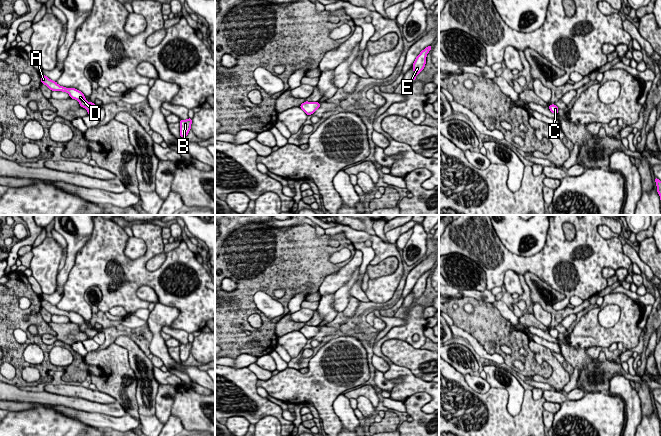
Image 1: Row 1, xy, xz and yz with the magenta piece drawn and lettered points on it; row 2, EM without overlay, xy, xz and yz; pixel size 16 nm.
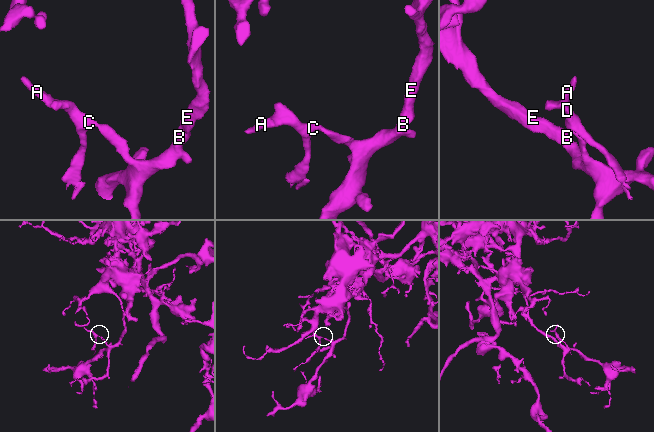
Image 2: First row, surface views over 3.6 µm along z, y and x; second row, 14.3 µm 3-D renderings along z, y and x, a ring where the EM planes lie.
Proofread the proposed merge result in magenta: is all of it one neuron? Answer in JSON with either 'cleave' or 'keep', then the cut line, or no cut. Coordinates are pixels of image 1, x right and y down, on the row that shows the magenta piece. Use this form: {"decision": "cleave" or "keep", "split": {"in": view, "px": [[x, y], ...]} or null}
{"decision": "keep", "split": null}

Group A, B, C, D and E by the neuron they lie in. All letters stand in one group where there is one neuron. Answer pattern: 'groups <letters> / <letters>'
groups A B C D E

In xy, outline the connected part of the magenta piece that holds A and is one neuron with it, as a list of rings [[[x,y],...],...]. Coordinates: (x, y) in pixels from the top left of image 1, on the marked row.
[[[41,75],[41,83],[46,85],[51,91],[62,91],[67,92],[71,99],[75,99],[79,102],[80,106],[85,108],[88,115],[93,115],[93,113],[98,109],[98,106],[94,102],[89,103],[84,94],[75,88],[66,88],[57,84],[56,81],[52,81],[45,75]]]

